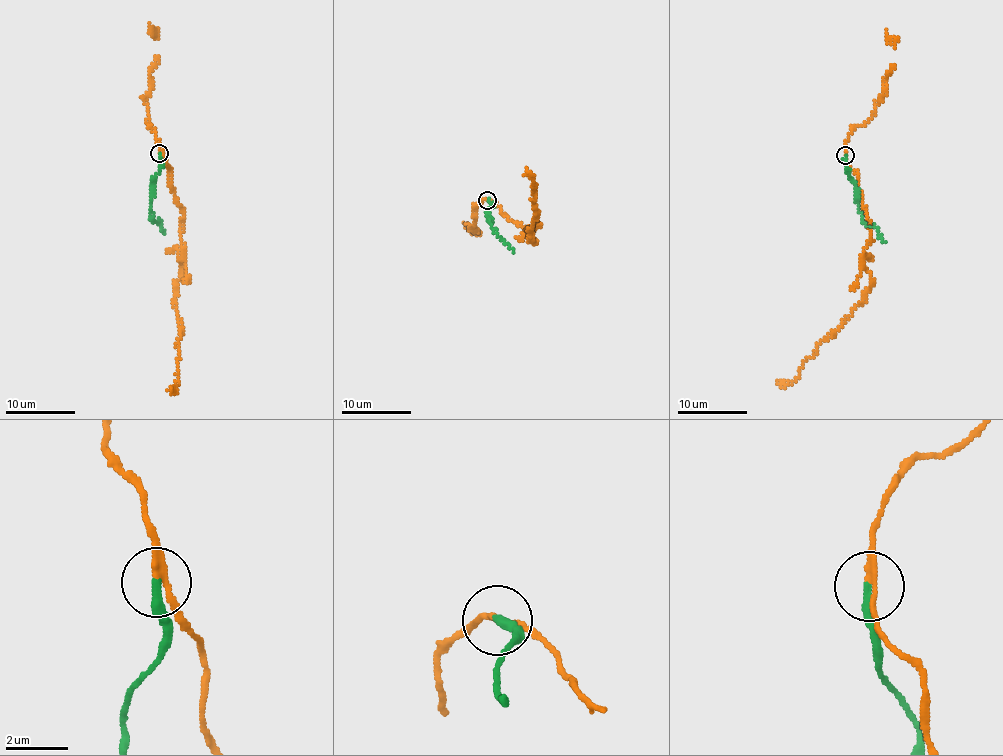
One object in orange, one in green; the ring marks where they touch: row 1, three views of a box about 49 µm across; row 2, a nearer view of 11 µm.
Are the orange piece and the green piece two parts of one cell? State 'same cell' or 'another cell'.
another cell

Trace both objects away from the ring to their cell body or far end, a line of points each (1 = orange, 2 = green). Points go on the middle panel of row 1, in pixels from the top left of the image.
1: (487, 200), (527, 234), (531, 228), (536, 242), (529, 233), (537, 207), (533, 202), (535, 183), (526, 169)
2: (487, 200), (492, 205), (487, 217), (514, 251)

